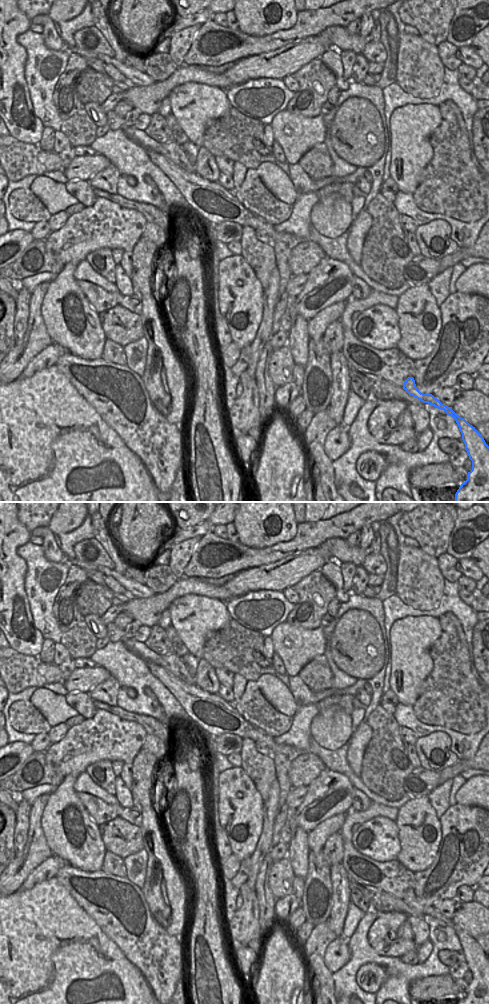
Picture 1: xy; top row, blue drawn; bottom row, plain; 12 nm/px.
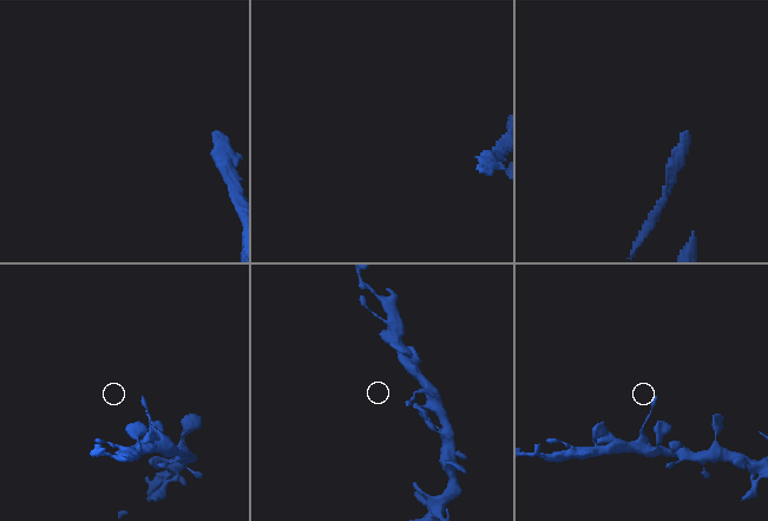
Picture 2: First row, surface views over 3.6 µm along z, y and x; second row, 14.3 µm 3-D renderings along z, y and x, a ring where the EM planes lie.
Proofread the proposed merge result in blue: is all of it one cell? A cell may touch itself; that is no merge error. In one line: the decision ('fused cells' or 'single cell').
fused cells

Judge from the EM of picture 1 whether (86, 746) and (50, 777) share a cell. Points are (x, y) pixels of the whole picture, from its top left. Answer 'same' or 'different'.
different

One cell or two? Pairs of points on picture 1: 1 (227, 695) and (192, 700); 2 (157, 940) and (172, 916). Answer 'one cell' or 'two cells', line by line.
1: two cells
2: two cells

